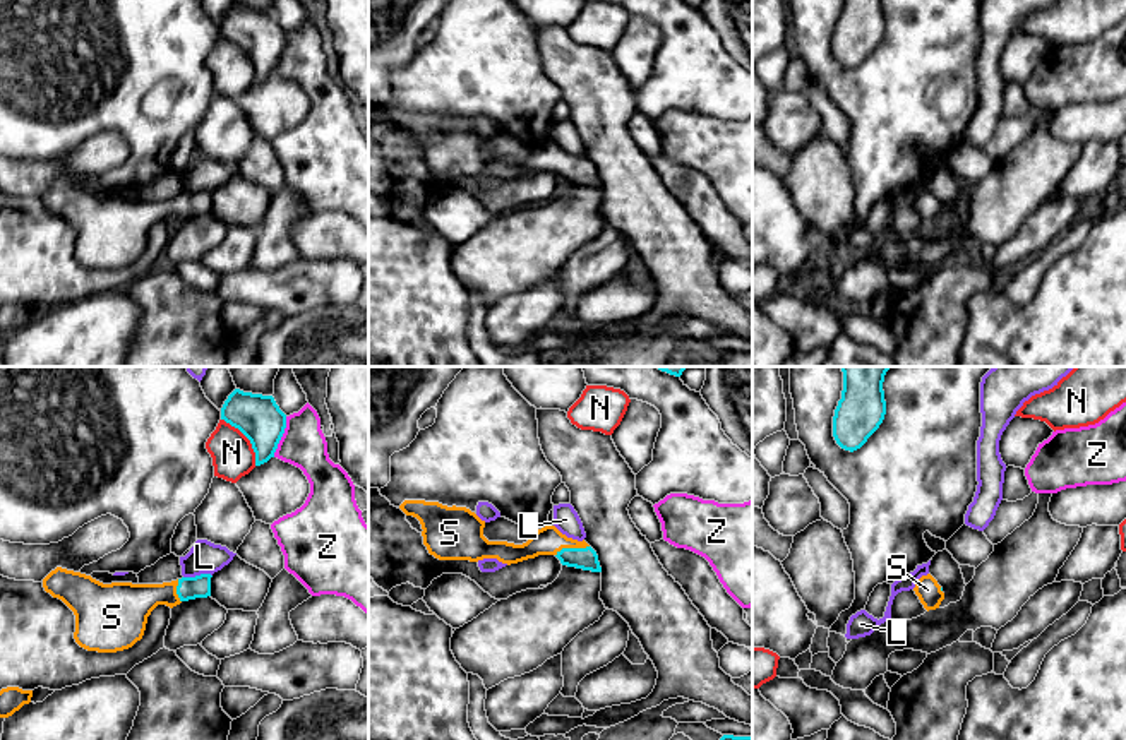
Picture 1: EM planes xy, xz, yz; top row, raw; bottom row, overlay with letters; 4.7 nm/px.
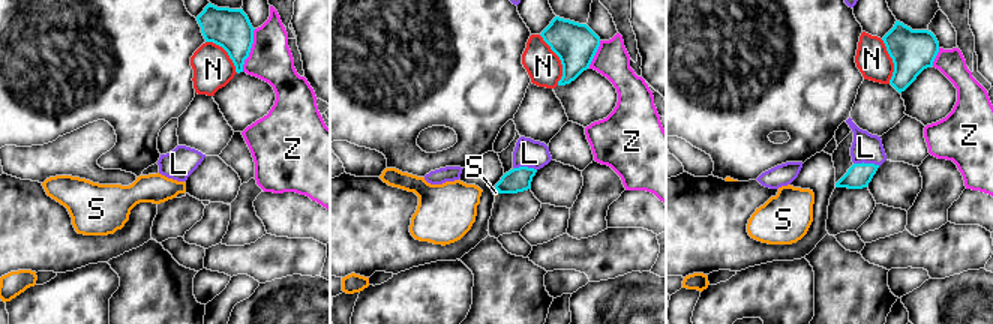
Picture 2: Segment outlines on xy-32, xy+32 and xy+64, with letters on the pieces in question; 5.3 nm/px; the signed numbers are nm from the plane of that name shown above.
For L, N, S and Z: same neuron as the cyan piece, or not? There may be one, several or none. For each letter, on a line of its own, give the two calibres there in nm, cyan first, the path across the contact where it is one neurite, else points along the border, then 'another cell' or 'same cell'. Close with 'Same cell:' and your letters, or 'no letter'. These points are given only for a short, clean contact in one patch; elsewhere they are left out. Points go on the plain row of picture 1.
L: 110/160 nm | another cell
N: 220/200 nm | another cell
S: 110/140 nm | across xz (586, 175), (571, 165), (549, 156) | same cell
Z: 220/200 nm | another cell
Same cell: S

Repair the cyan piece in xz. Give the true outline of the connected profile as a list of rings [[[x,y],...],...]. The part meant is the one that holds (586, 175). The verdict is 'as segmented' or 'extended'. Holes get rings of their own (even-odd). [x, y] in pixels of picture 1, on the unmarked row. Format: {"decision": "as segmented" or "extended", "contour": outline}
{"decision": "extended", "contour": [[[404,116],[399,125],[420,137],[423,161],[439,176],[497,175],[511,182],[538,171],[555,171],[562,182],[602,188],[596,168],[584,156],[567,154],[555,142],[533,147],[526,159],[514,161],[488,158],[483,152],[485,137],[466,123]]]}

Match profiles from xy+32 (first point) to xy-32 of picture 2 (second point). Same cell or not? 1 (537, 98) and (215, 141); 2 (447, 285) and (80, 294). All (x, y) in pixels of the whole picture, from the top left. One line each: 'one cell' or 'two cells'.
1: one cell
2: one cell

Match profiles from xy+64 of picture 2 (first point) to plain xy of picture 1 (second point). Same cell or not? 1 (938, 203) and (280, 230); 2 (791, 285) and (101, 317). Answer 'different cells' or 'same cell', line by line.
1: same cell
2: same cell

